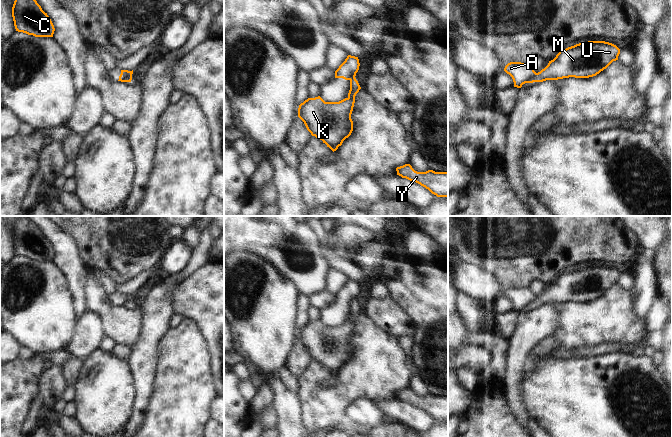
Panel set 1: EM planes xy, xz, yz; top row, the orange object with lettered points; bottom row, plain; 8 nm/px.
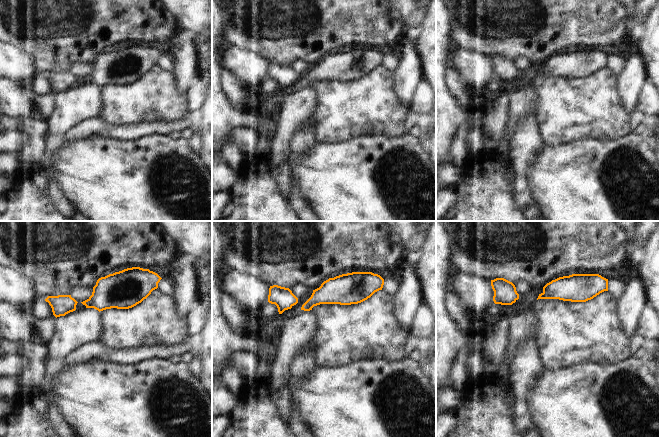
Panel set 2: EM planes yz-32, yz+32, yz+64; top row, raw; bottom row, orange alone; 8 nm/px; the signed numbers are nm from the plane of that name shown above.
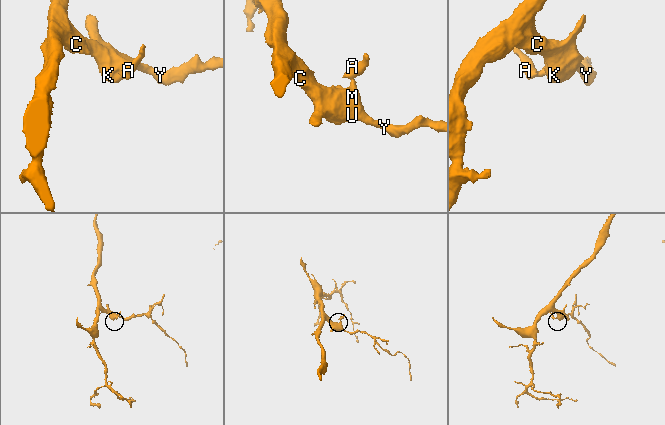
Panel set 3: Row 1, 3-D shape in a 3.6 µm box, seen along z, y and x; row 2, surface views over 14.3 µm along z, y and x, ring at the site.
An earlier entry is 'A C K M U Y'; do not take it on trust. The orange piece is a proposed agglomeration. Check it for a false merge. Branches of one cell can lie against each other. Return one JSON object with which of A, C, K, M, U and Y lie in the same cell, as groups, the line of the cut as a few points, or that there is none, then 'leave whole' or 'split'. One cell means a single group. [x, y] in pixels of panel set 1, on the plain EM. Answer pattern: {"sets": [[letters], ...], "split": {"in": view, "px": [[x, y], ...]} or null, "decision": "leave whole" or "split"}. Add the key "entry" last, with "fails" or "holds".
{"sets": [["A"], ["C", "K", "M", "U", "Y"]], "split": {"in": "yz", "px": [[536, 297], [533, 305]]}, "decision": "split", "entry": "fails"}

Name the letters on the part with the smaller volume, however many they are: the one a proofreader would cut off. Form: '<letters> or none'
A

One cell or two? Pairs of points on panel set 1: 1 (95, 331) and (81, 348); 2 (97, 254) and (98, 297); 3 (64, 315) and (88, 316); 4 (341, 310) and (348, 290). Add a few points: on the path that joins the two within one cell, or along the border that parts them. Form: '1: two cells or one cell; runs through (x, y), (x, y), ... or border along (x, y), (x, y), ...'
1: one cell; runs through (91, 335), (82, 344)
2: two cells; border along (90, 273), (94, 276)
3: two cells; border along (76, 325), (75, 332), (65, 346)
4: one cell; runs through (342, 305), (346, 295)

